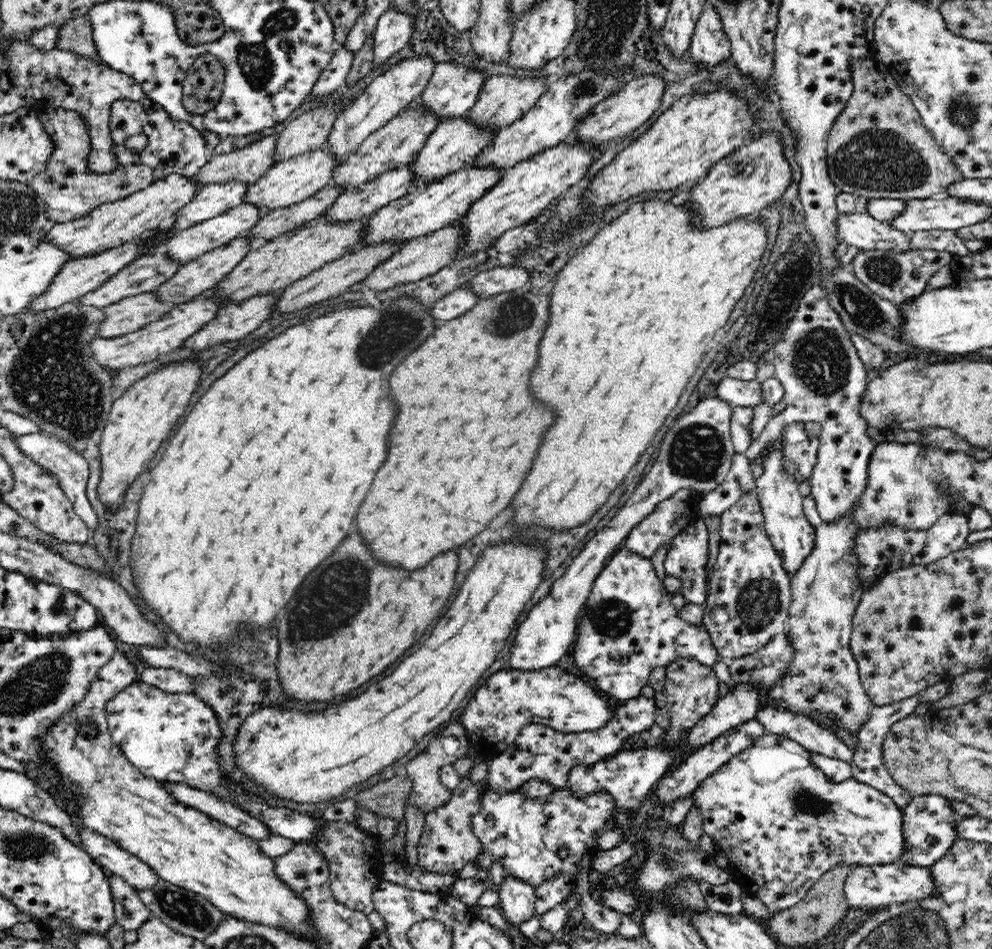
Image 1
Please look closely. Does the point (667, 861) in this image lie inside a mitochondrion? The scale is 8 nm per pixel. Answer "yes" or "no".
yes

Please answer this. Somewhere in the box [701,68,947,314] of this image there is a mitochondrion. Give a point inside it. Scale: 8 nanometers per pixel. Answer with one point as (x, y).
(876, 159)

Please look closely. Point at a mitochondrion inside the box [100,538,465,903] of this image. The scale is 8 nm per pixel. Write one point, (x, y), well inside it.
(343, 584)

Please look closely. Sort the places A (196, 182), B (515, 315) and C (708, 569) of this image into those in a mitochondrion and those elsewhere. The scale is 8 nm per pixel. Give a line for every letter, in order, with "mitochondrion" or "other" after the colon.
A: other
B: mitochondrion
C: other

